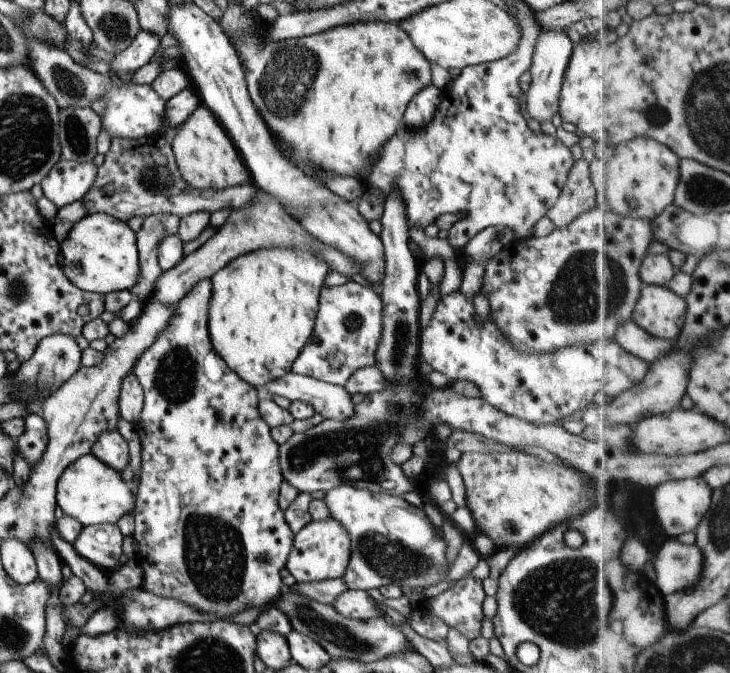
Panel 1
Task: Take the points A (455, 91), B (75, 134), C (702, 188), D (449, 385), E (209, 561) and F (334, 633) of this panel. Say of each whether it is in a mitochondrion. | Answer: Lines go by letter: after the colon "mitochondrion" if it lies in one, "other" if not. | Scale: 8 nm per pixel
A: other
B: mitochondrion
C: mitochondrion
D: other
E: mitochondrion
F: mitochondrion

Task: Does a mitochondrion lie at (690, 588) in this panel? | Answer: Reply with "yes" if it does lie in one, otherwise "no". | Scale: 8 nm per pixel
no

